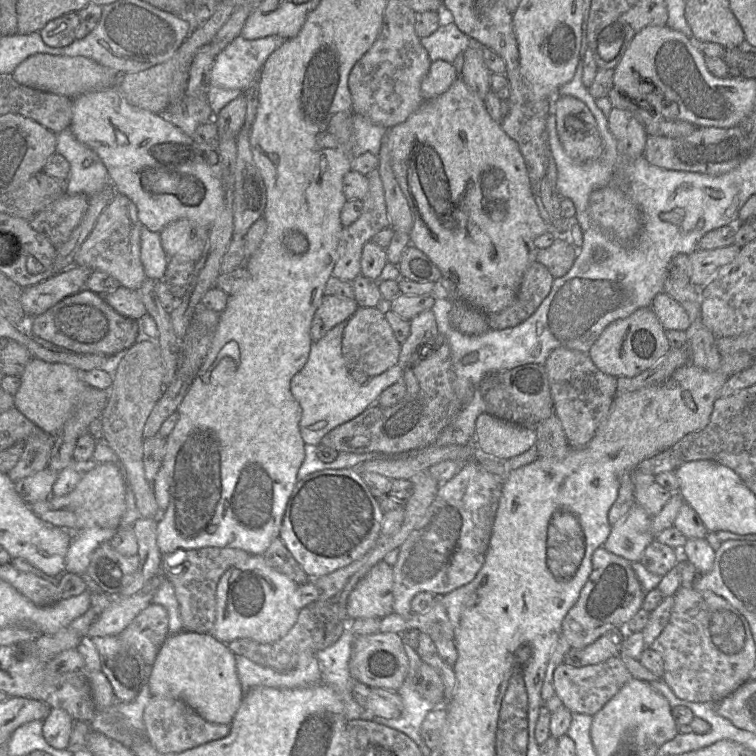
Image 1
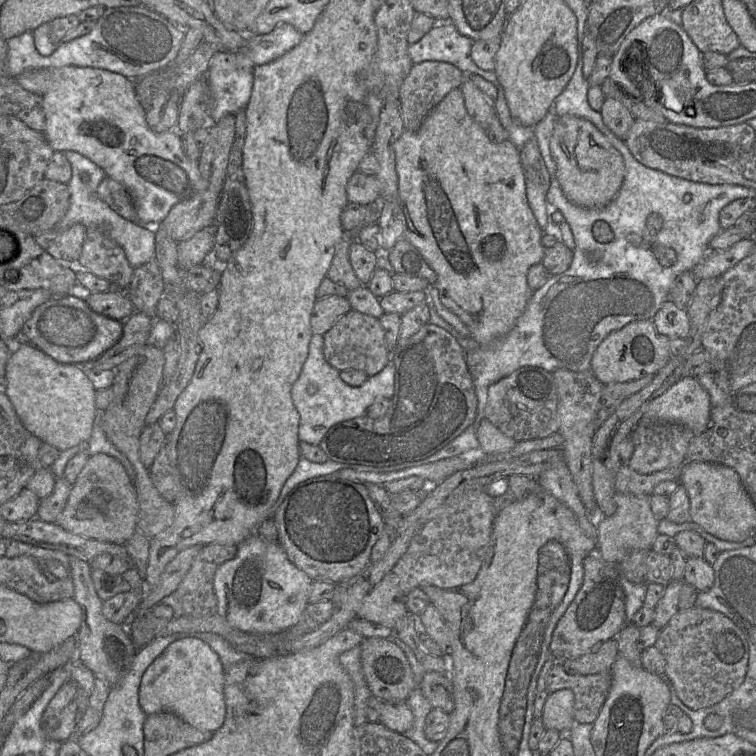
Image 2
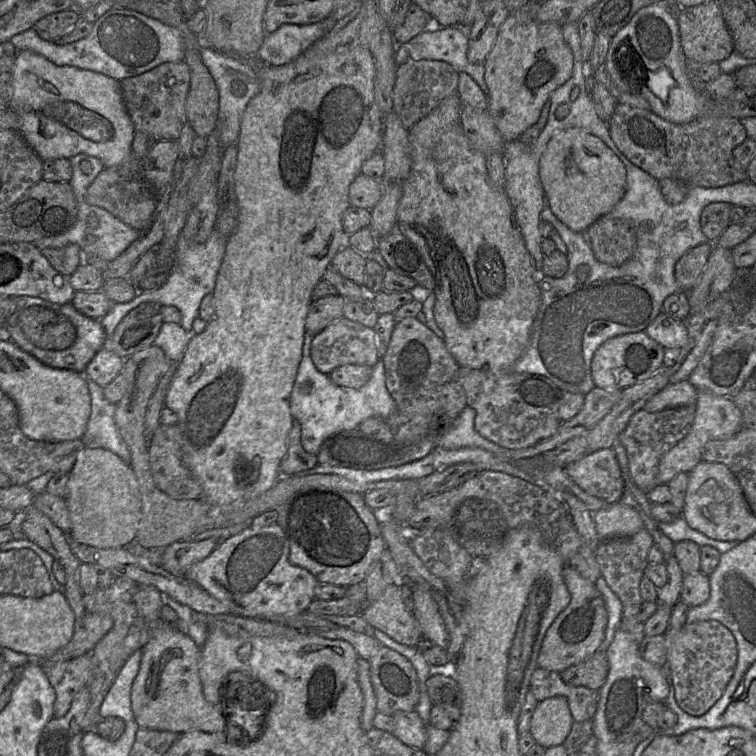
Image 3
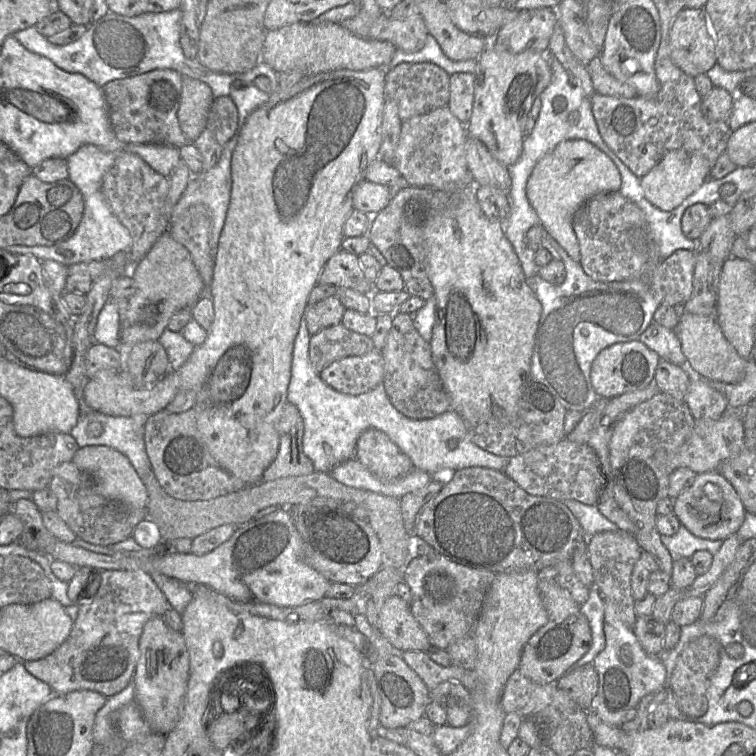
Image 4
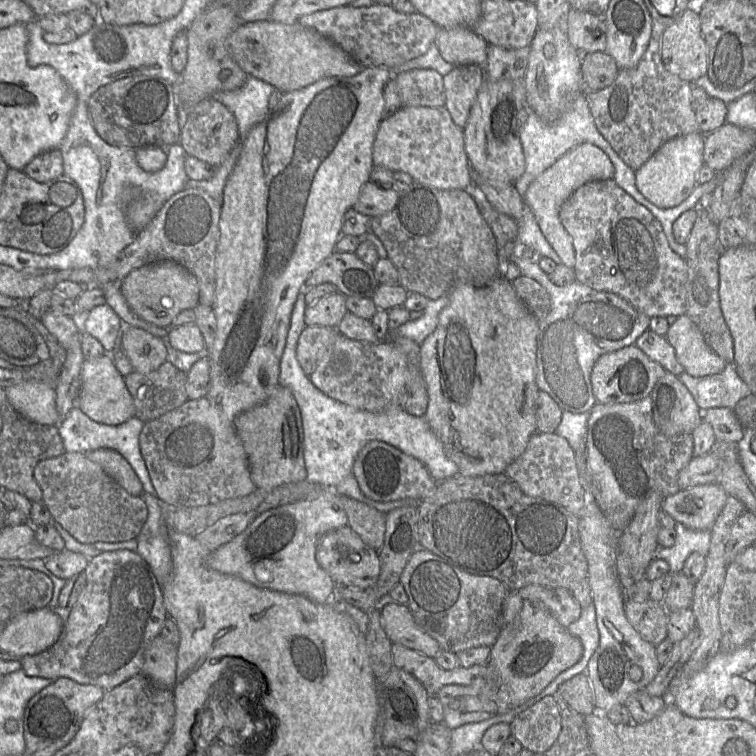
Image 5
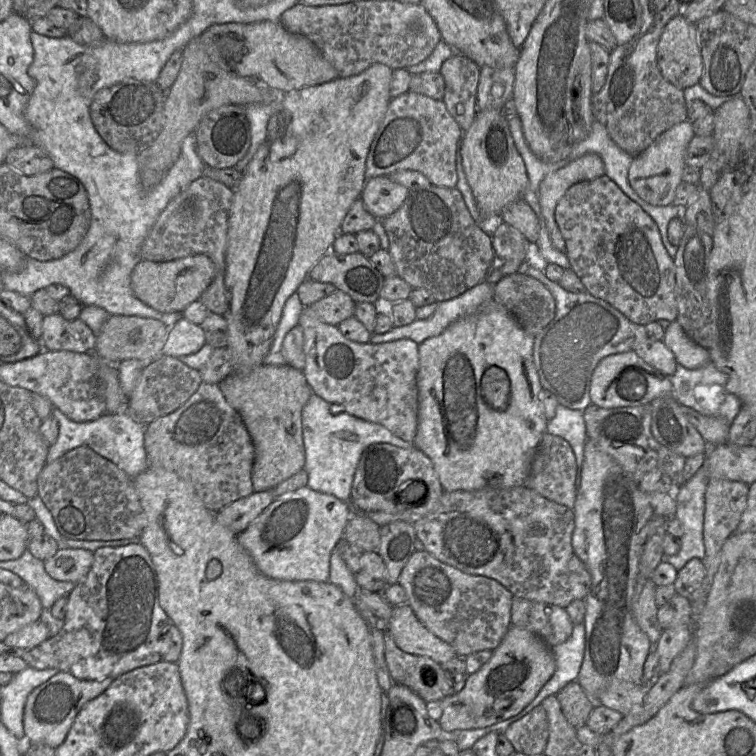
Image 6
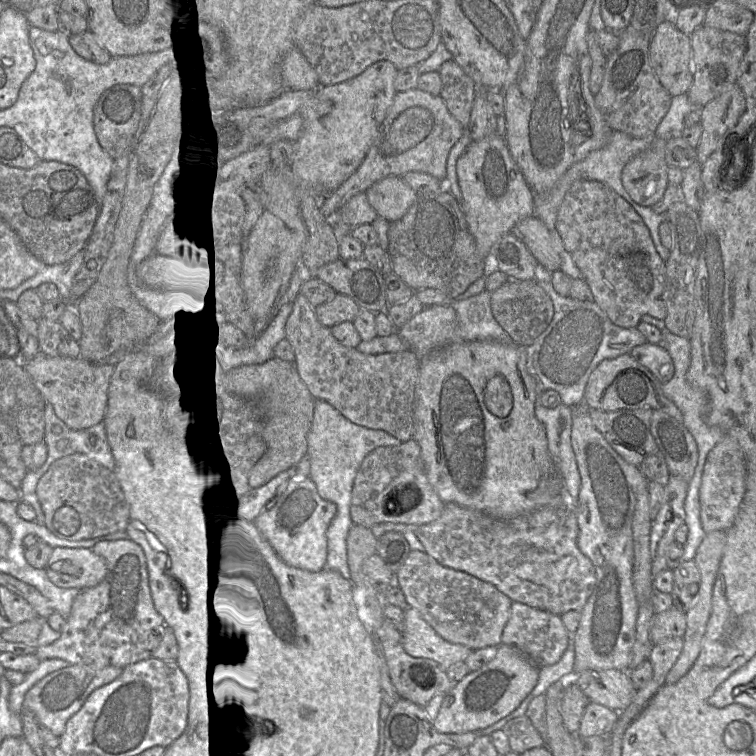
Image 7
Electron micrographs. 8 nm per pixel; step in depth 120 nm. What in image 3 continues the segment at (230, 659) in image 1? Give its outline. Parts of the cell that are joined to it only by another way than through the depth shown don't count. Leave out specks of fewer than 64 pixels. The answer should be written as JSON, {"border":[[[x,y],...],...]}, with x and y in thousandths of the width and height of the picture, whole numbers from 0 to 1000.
{"border":[[[184,774],[176,796],[181,812],[197,823],[201,836],[187,858],[185,882],[173,911],[175,940],[184,962],[235,971],[250,967],[296,970],[311,956],[319,962],[323,950],[310,950],[311,955],[303,956],[291,937],[271,925],[262,889],[266,857],[231,825],[214,819],[212,810],[218,800],[218,788],[204,775]]]}

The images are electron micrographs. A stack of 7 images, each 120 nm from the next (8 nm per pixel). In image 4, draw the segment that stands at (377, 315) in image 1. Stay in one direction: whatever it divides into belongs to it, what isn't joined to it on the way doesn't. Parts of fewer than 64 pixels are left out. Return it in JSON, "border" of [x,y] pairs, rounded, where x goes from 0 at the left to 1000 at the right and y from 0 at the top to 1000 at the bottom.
{"border":[[[451,427],[411,443],[409,475],[419,493],[439,479],[460,471],[478,471],[496,460],[492,446],[464,438]]]}

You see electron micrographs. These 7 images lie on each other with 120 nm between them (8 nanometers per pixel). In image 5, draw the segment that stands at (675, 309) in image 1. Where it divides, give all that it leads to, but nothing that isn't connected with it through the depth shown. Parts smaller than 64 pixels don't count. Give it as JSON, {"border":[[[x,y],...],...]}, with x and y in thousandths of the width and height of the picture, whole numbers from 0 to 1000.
{"border":[[[857,435],[841,450],[840,455],[881,491],[894,497],[903,493],[905,487],[896,476],[893,462],[882,451],[881,444],[873,444]]]}

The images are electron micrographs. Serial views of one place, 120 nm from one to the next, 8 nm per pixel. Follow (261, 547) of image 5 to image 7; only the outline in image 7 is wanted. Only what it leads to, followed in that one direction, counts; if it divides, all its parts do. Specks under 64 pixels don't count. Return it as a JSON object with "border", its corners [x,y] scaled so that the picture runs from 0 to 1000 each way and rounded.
{"border":[[[410,631],[385,632],[377,648],[358,665],[352,665],[331,689],[332,697],[344,714],[354,722],[378,746],[421,757],[431,751],[433,713],[431,701],[446,676],[443,665],[425,659],[417,639]]]}

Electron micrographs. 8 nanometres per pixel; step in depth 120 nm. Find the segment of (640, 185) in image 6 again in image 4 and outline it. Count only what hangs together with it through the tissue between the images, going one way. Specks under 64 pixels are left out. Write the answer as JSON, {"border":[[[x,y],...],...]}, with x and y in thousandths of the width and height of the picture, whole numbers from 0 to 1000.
{"border":[[[889,198],[881,202],[873,214],[853,233],[847,235],[854,263],[876,279],[889,279],[938,235],[939,218],[926,204],[906,198]]]}

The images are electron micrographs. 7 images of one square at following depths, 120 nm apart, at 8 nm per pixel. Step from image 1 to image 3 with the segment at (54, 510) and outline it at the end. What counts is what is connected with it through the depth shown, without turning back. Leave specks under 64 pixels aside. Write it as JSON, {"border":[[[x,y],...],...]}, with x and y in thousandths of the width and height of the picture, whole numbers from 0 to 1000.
{"border":[[[112,591],[90,626],[87,665],[95,698],[93,709],[104,718],[126,725],[157,725],[179,717],[188,688],[188,656],[175,618],[139,593]]]}

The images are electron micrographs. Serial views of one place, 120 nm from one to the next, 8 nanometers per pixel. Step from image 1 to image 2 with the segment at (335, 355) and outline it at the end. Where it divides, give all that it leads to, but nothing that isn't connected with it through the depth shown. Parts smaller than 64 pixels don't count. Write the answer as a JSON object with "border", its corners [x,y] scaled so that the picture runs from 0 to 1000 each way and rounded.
{"border":[[[413,443],[406,475],[401,481],[394,501],[385,515],[388,534],[397,549],[394,569],[396,582],[411,589],[421,589],[439,563],[483,549],[487,540],[499,526],[519,526],[522,516],[522,483],[517,475],[501,493],[488,497],[478,511],[467,512],[458,508],[450,499],[450,491],[439,485],[430,476],[427,470],[427,455],[427,443]]]}

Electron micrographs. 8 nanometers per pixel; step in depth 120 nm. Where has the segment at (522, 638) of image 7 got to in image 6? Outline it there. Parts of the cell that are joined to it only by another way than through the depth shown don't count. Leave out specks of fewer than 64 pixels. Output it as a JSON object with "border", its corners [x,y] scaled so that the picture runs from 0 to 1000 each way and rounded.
{"border":[[[679,790],[676,803],[676,827],[704,836],[728,858],[747,849],[755,841],[759,825],[745,803],[687,790]]]}

